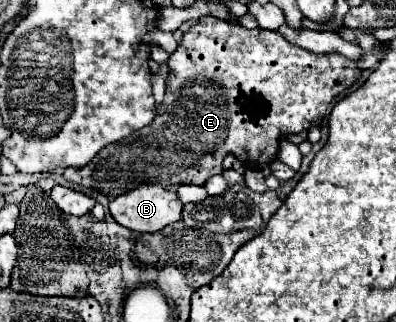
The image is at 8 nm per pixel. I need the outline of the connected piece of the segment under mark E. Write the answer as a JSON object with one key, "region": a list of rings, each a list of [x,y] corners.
{"region":[[[214,16],[200,18],[198,24],[184,34],[182,44],[170,56],[168,66],[170,76],[166,80],[166,100],[158,106],[154,122],[130,134],[122,142],[102,148],[90,166],[66,168],[62,176],[68,182],[94,188],[114,200],[140,184],[152,182],[162,184],[172,192],[182,184],[204,186],[208,178],[220,174],[220,164],[226,154],[236,156],[246,168],[264,170],[276,158],[282,134],[306,132],[312,126],[320,126],[330,102],[360,78],[360,68],[348,58],[338,54],[312,54],[286,42],[284,36],[274,30],[248,30],[238,22],[224,22]]]}

